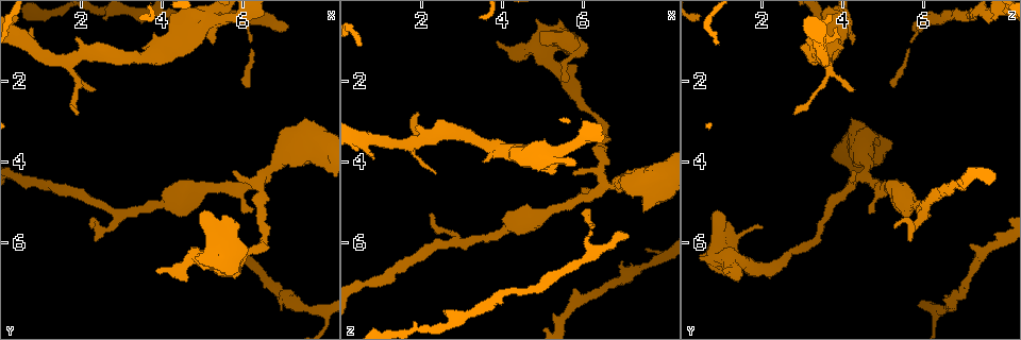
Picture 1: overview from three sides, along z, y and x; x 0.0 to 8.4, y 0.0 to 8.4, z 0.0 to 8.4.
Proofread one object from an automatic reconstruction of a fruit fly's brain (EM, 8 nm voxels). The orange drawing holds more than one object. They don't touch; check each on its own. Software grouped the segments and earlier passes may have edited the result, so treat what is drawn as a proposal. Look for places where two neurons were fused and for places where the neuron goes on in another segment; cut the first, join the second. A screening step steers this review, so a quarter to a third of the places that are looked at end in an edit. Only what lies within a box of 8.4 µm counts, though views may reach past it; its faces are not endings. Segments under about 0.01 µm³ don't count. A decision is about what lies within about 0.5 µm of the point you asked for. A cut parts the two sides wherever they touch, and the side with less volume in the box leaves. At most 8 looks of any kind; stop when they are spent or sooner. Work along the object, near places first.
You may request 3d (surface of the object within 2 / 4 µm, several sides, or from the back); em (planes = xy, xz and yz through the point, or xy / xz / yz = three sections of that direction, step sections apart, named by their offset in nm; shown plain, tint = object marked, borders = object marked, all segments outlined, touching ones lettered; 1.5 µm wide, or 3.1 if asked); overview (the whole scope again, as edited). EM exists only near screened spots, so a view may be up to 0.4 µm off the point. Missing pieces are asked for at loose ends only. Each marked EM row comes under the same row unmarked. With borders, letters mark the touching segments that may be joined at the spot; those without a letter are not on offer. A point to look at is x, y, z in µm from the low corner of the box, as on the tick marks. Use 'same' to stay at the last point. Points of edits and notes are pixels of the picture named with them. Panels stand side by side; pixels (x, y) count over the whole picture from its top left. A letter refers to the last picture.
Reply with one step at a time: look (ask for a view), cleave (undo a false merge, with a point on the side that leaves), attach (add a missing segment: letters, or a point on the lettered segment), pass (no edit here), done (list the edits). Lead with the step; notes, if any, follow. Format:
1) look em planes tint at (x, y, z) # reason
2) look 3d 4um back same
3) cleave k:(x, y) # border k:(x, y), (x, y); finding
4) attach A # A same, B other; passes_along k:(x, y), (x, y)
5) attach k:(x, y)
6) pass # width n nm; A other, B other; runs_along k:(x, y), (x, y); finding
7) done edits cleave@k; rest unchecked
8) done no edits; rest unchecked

look 3d 4um at (0.80, 0.70, 3.85) # free end

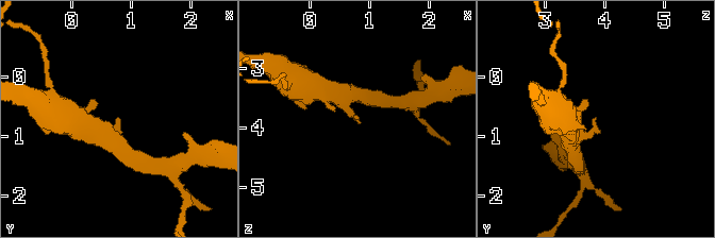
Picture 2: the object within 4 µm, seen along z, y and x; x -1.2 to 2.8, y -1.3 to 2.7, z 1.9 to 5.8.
look em xy step 4 tint at (0.75, 0.70, 3.85) # need the tissue

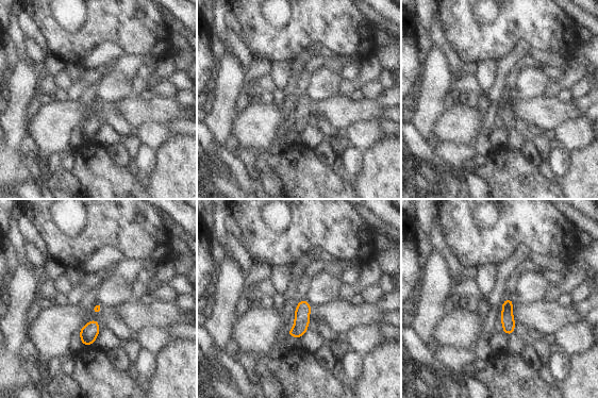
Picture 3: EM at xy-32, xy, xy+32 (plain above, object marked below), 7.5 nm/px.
look em planes borders same # cut it another way

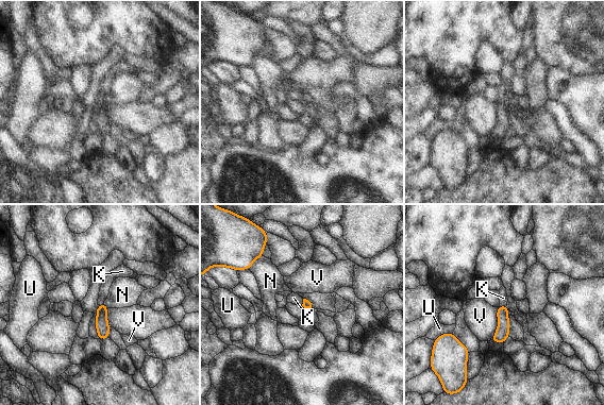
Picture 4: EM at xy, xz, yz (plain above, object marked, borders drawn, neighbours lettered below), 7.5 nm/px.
pass # longest_contact V 260 nm; K other, N other, U other, V other; none of them fits

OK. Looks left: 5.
look em yz step 4 borders at (4.90, 4.65, 5.30)

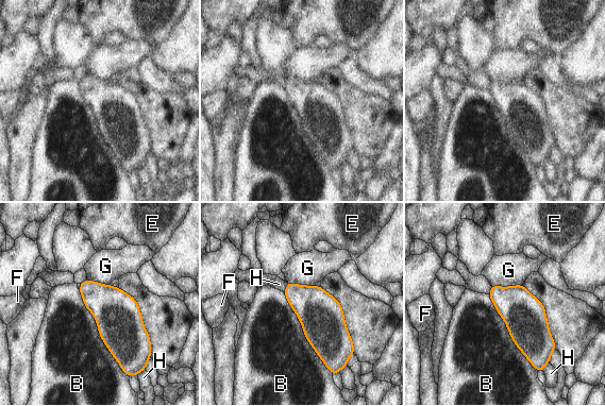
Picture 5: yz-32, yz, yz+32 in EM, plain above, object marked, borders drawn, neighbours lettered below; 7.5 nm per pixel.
look em planes borders same # another direction

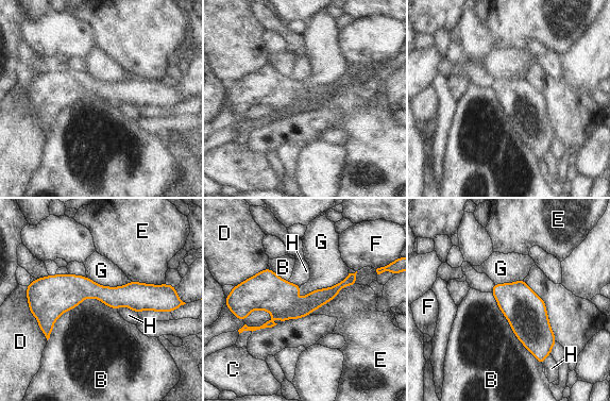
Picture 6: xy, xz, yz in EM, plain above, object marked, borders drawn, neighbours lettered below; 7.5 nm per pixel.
pass # B other, C other, D other, E other, F other, G other, H other; border 6:(117, 308), (84, 298), (47, 339); all the same neuron

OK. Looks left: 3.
look 3d 2um at (7.10, 0.60, 5.80)

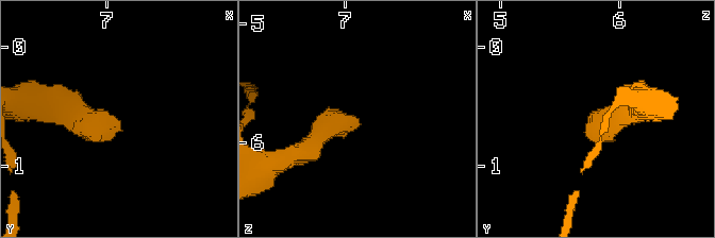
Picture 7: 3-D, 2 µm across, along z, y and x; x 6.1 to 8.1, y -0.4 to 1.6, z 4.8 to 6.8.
look em planes borders at (7.08, 0.60, 5.80)

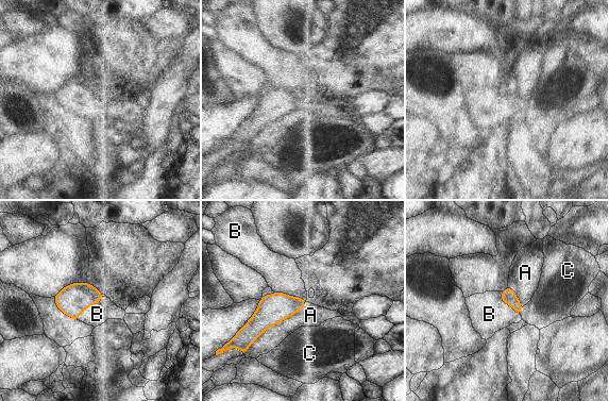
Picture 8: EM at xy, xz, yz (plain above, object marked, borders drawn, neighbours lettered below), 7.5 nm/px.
attach B # longest_contact A 600 nm; A other, B same, C other; it goes on there

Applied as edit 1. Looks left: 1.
done edits attach@8; rest unchecked

